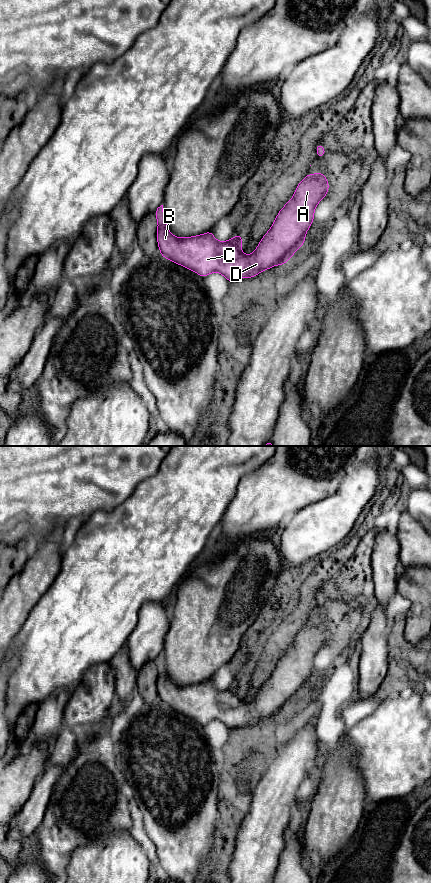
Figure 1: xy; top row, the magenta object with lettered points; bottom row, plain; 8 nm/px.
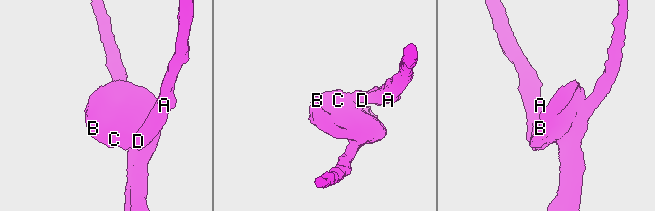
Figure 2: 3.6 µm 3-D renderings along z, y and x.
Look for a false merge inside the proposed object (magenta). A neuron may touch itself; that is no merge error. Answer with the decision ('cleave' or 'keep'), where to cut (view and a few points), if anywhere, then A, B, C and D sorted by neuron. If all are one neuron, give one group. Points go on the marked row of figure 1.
keep | no cut | A B C D

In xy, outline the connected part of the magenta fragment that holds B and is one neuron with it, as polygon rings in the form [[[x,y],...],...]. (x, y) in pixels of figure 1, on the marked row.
[[[309,173],[298,184],[294,196],[279,211],[272,227],[261,239],[256,250],[250,255],[243,255],[241,249],[242,233],[238,233],[226,242],[216,240],[212,231],[187,238],[173,236],[165,223],[163,205],[154,212],[157,222],[157,240],[161,256],[184,266],[202,278],[212,272],[219,272],[228,281],[234,282],[239,278],[253,278],[260,272],[272,268],[274,265],[284,265],[293,256],[294,252],[305,242],[305,233],[314,219],[314,210],[320,200],[328,193],[329,183],[323,173]]]

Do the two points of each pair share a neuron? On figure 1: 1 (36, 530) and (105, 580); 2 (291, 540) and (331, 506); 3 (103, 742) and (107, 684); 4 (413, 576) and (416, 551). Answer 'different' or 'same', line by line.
1: different
2: same
3: same
4: different

